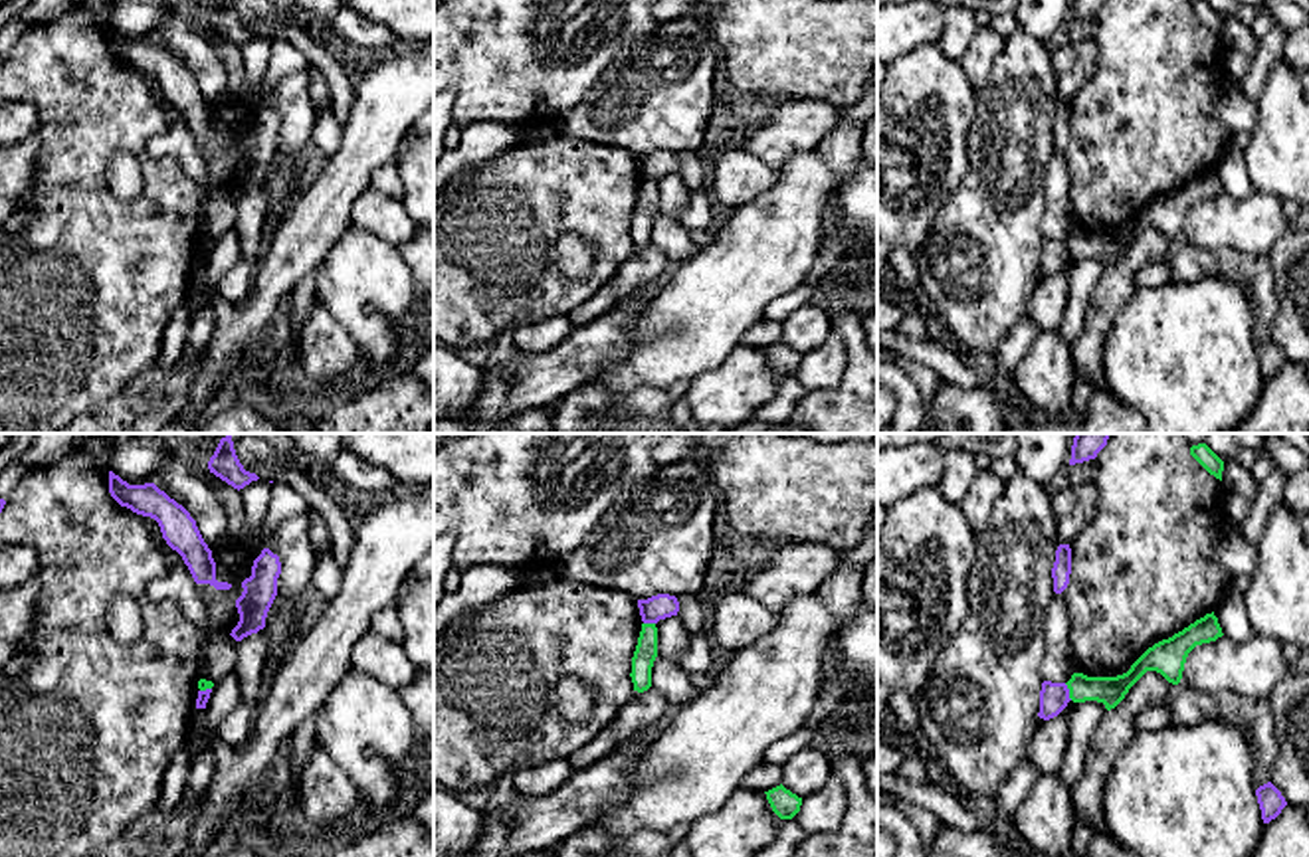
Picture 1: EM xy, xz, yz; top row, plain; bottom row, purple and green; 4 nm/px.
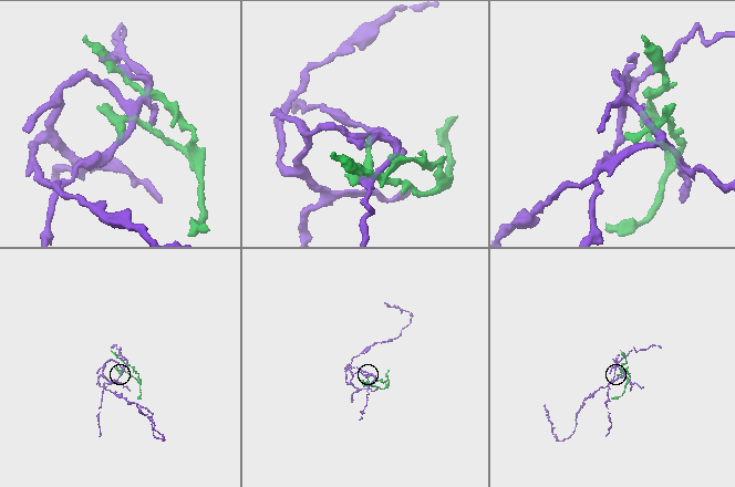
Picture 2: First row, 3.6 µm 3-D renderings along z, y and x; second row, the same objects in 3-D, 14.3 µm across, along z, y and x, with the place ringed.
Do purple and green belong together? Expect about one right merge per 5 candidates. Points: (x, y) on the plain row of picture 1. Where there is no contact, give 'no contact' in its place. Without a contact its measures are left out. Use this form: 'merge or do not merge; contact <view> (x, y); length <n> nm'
do not merge; contact yz (1068, 248); length 80 nm

